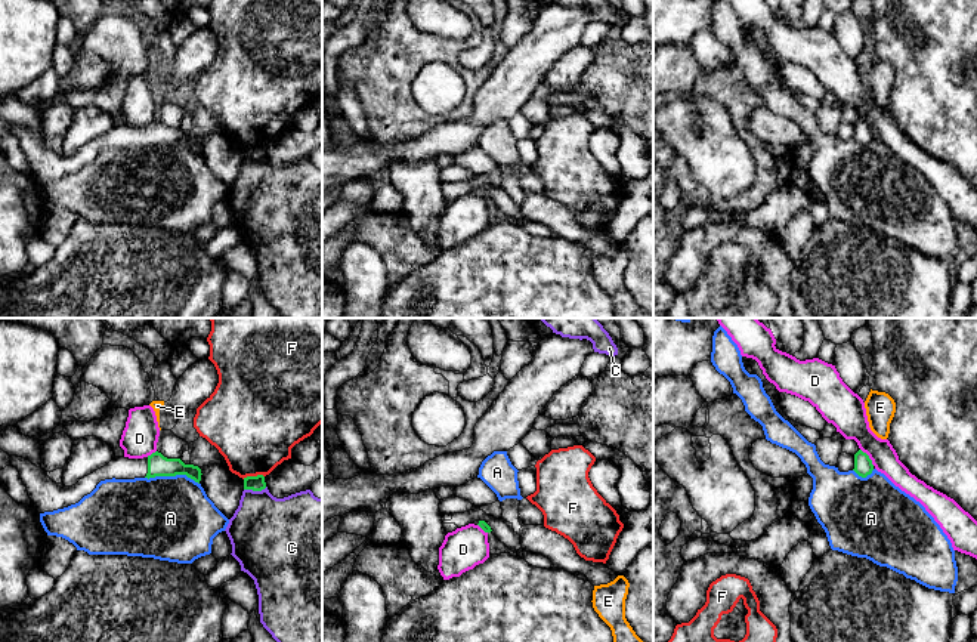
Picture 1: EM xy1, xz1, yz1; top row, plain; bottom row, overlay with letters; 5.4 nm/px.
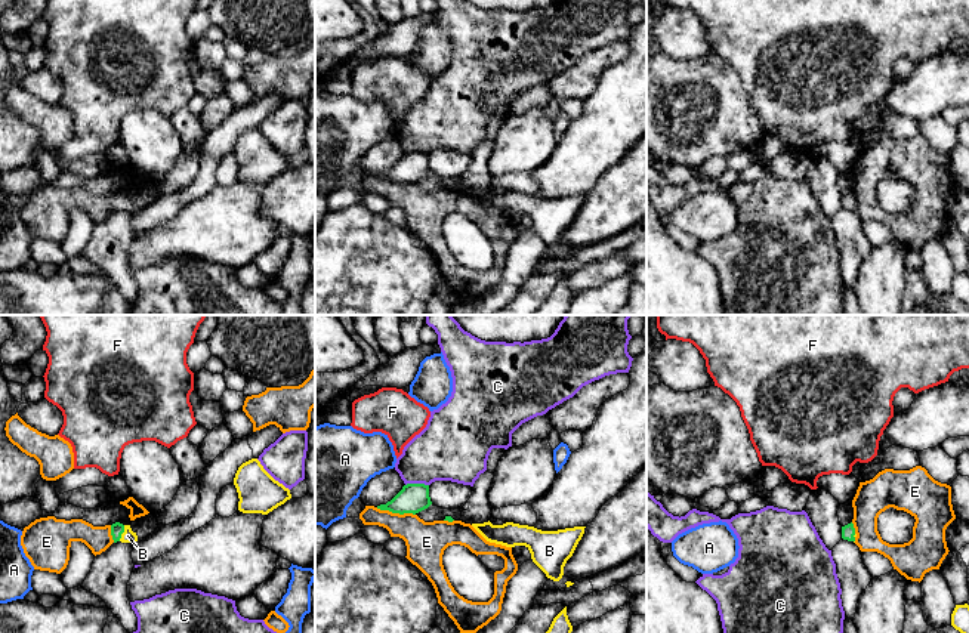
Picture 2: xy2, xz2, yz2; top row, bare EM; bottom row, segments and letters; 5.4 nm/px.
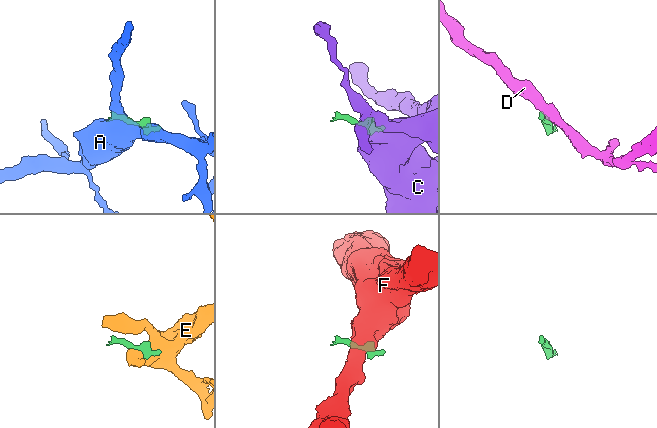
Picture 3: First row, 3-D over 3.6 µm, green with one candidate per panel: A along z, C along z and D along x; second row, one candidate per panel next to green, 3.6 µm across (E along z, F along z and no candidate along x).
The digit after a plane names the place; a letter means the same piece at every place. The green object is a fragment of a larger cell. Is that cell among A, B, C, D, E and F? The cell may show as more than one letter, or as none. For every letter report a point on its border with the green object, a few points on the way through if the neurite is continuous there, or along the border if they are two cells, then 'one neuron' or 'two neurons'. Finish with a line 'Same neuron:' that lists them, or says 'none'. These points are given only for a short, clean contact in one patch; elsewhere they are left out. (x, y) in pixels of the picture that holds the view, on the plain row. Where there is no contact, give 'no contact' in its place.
A: meets green in xy1 at (172, 144); border along xy1 (145, 145), (186, 144), (198, 153); two neurons
B: meets green in xy2 at (122, 201); runs through xy2 (117, 197), (122, 201), (127, 204); one neuron
C: meets green in xz2 at (416, 153); border along xz2 (428, 153), (406, 154); two neurons
D: meets green in yz1 at (868, 126); border along yz1 (860, 117), (874, 133); two neurons
E: meets green in xz2 at (395, 181); border along xz2 (376, 176), (414, 184); two neurons
F: meets green in xy1 at (253, 145); border along xy1 (263, 144), (247, 144), (243, 147); two neurons
Same neuron: B

